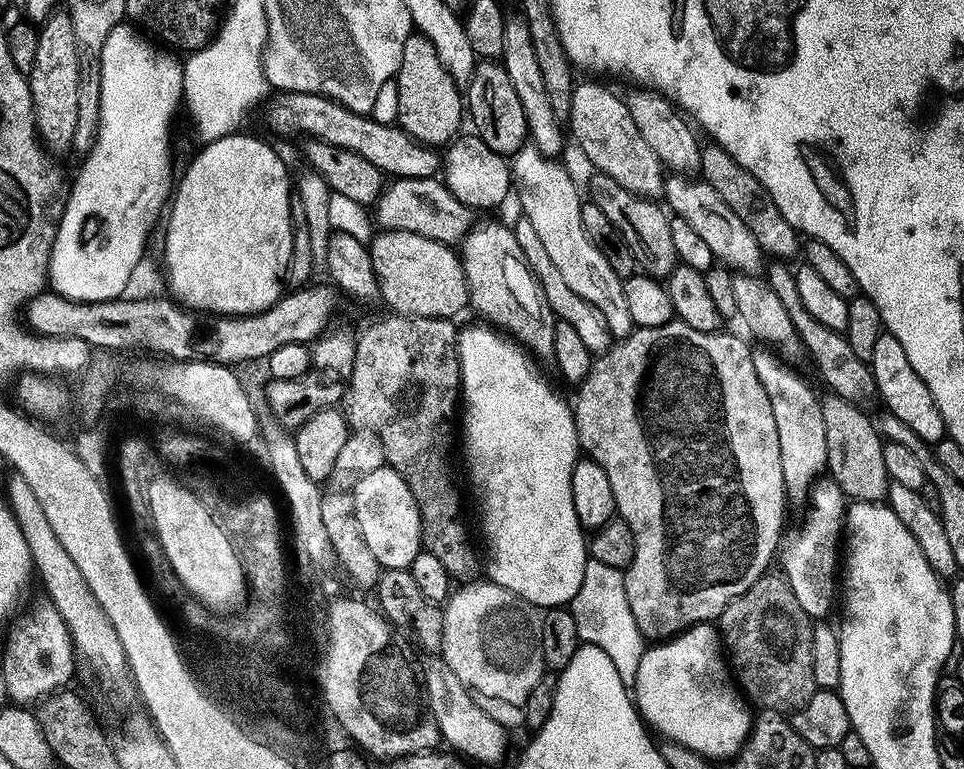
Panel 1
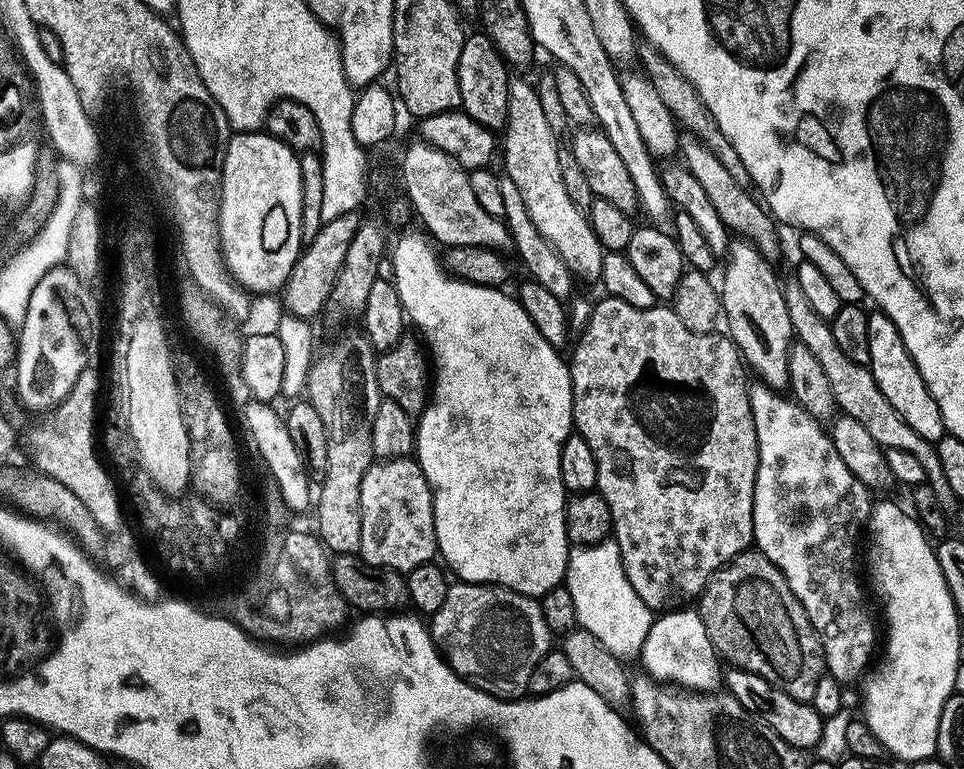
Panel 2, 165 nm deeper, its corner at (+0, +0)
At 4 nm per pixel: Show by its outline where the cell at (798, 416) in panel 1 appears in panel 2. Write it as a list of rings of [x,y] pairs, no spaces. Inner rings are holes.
[[[732,238],[728,242],[726,253],[728,265],[724,268],[724,284],[719,285],[720,301],[724,307],[723,323],[728,324],[727,335],[740,352],[747,367],[757,372],[759,379],[770,388],[784,390],[788,385],[788,352],[794,343],[792,327],[790,326],[790,313],[786,311],[786,298],[782,280],[776,277],[772,269],[771,259],[765,253],[759,252],[750,241],[743,238]]]

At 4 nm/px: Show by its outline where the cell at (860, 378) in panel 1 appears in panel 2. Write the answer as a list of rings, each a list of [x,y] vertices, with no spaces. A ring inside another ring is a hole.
[[[680,132],[678,152],[681,157],[684,155],[684,167],[702,184],[702,189],[706,190],[706,198],[710,198],[714,210],[718,210],[718,218],[722,218],[725,227],[737,237],[750,241],[759,252],[772,254],[780,244],[780,236],[776,233],[777,221],[770,215],[767,207],[755,195],[752,197],[745,185],[730,178],[730,172],[726,170],[726,166],[722,166],[722,162],[718,162],[714,150],[707,148],[693,132]]]

